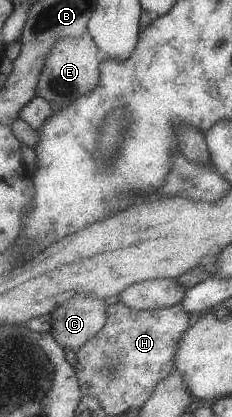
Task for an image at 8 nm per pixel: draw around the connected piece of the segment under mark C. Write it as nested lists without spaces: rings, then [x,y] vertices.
[[[81,294],[51,314],[51,333],[75,354],[105,326],[109,312],[103,298]]]

